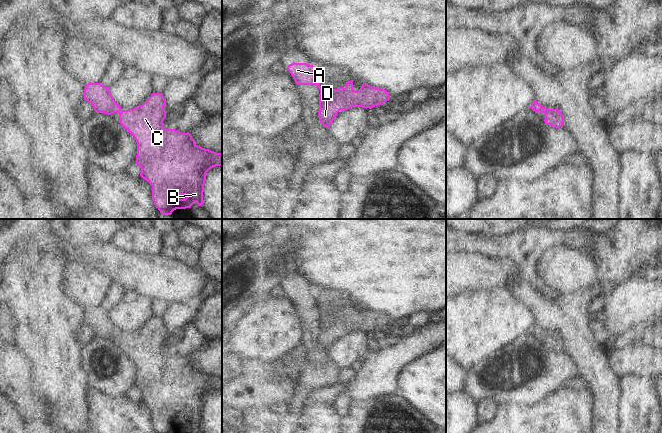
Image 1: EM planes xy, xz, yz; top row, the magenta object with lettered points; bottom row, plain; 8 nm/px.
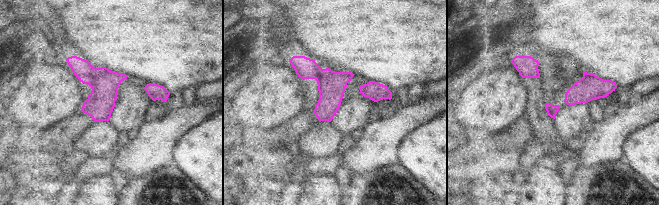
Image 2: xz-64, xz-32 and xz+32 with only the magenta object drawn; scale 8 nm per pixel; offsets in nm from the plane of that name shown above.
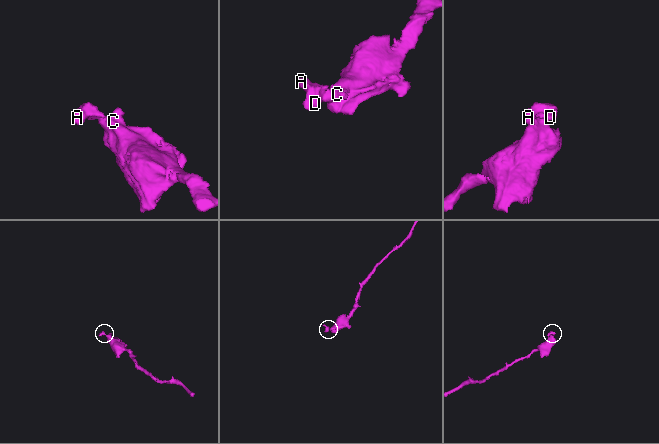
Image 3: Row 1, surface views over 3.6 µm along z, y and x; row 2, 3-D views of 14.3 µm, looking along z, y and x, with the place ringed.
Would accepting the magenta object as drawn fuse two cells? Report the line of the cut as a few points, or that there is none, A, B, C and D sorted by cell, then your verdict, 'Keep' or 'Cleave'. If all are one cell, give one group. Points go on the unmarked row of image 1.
No split. Groups: A B C D. Keep.

